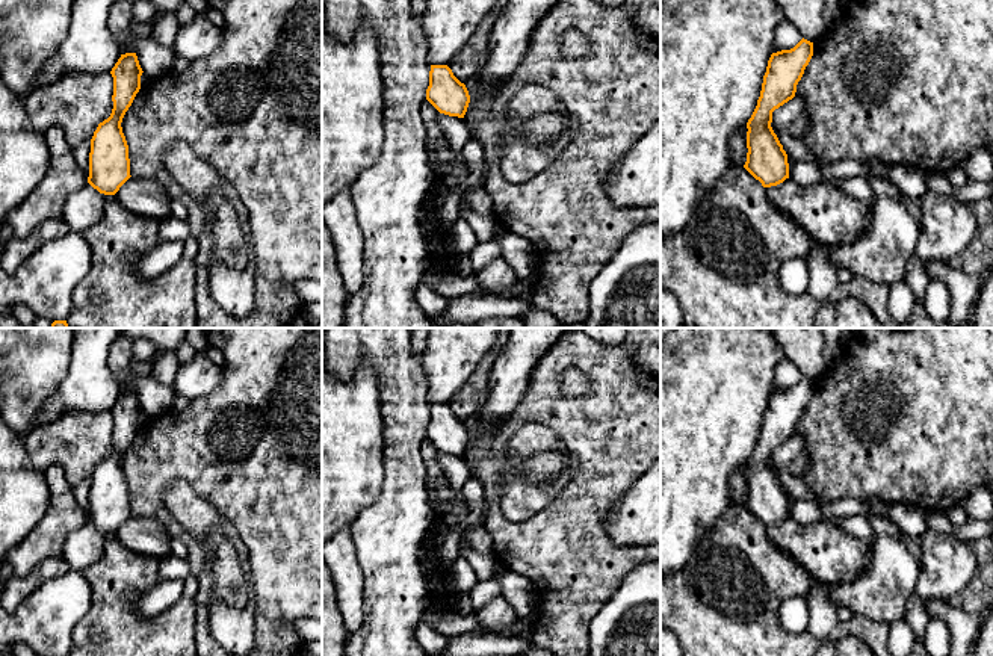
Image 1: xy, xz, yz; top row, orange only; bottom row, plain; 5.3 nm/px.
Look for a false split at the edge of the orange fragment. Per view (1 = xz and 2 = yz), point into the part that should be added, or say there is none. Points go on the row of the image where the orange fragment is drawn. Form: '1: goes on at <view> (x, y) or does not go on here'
1: does not go on here
2: does not go on here

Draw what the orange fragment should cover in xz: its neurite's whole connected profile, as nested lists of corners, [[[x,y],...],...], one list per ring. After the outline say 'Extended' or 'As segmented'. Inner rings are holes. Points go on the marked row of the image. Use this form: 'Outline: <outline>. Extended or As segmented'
Outline: [[[431,65],[426,100],[440,113],[464,118],[470,95],[447,65]]]. As segmented

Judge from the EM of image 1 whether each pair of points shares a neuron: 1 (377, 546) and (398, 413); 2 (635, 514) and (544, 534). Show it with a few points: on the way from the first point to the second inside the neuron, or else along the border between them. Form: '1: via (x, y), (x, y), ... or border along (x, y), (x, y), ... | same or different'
1: via (402, 513), (402, 446) | same
2: border along (626, 490), (606, 520), (606, 534), (615, 546) | different

